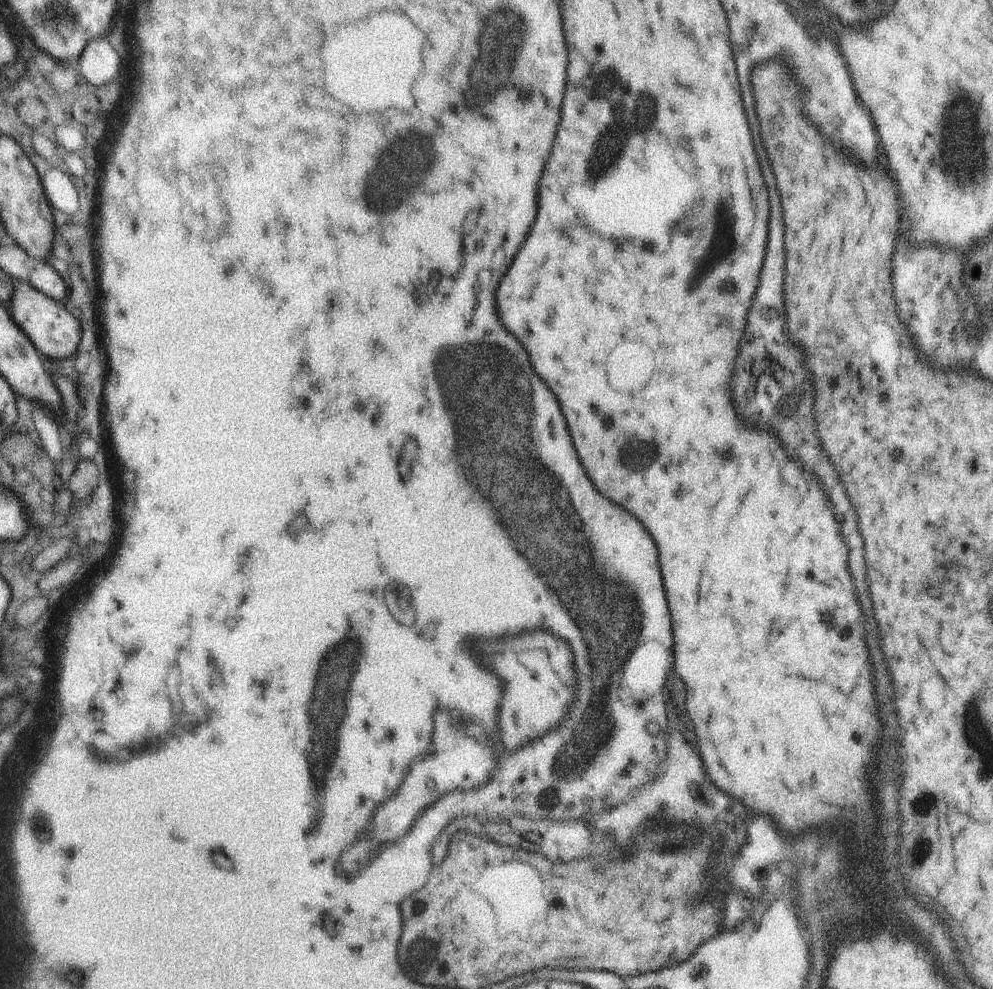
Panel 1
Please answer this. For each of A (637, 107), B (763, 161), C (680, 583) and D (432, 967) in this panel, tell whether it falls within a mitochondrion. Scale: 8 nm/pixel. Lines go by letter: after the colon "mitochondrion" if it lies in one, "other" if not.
A: mitochondrion
B: other
C: other
D: mitochondrion

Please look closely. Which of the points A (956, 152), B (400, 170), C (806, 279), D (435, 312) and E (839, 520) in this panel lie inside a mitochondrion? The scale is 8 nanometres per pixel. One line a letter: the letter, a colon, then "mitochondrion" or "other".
A: mitochondrion
B: mitochondrion
C: other
D: other
E: other

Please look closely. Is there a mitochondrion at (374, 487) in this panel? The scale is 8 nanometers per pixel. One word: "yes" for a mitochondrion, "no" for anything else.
no

